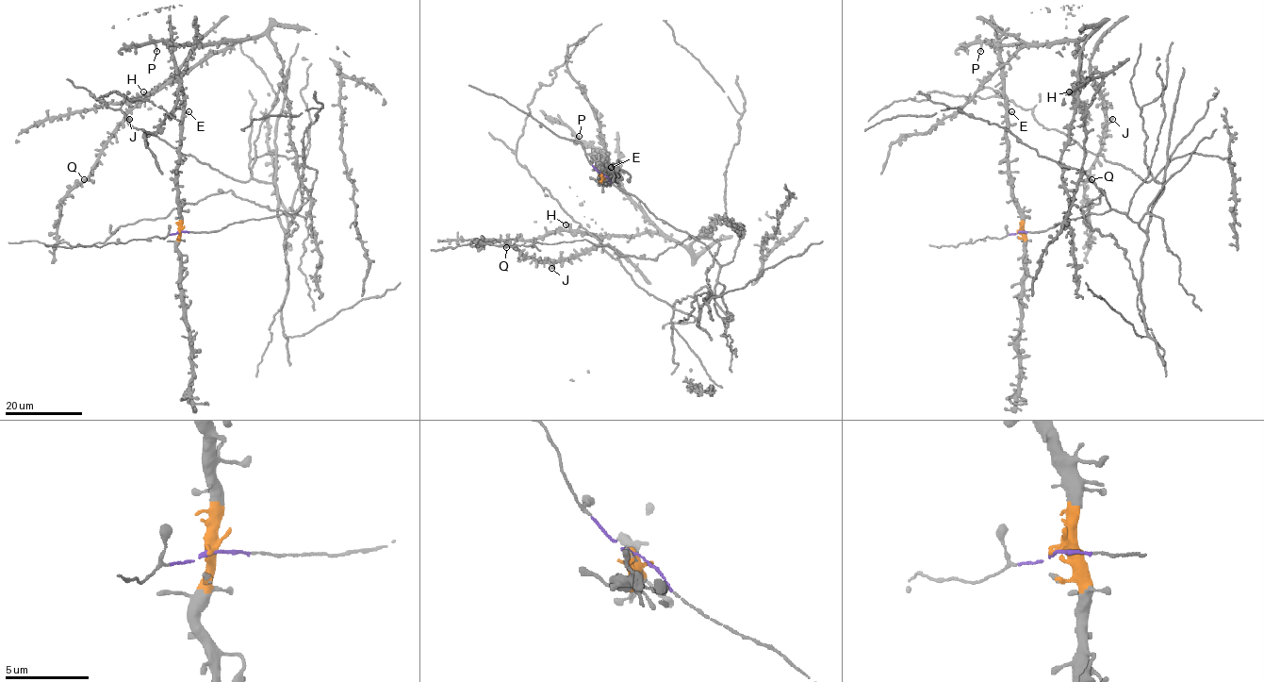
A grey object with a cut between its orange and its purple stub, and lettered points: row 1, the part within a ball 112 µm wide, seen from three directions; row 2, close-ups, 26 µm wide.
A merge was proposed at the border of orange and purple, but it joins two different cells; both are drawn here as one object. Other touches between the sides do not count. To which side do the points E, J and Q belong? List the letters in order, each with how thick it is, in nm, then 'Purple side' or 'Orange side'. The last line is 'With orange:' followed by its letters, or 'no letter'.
E: Thickness 240 nm. Orange side
J: Thickness 480 nm. Purple side
Q: Thickness 280 nm. Purple side
With orange: E

